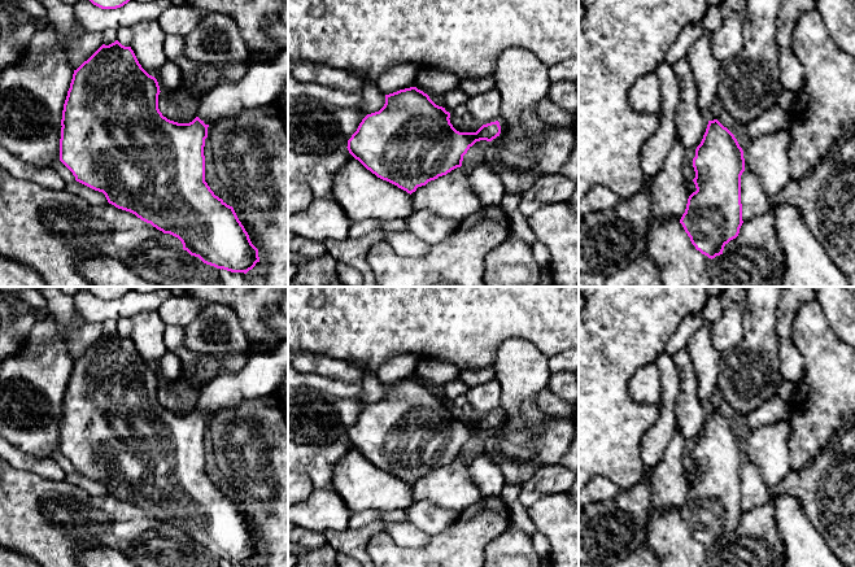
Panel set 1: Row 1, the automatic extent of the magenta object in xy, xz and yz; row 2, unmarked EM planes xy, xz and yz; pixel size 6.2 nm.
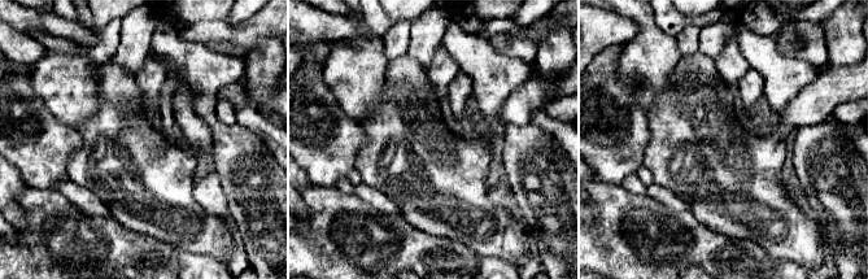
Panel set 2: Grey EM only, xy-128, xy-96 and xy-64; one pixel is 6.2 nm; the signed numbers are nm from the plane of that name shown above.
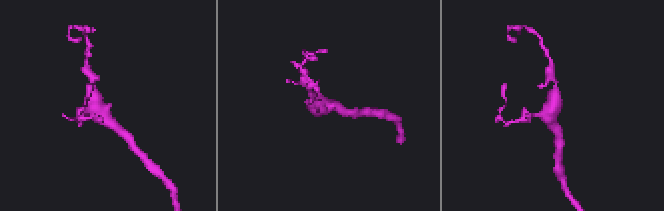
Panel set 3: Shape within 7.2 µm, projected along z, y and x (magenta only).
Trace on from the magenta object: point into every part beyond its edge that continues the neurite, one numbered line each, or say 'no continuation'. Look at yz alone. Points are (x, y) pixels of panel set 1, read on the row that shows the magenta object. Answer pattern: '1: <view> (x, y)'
no continuation

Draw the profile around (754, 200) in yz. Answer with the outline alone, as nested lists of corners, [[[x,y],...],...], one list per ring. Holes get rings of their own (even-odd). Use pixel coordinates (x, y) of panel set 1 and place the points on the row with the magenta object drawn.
[[[746,170],[741,175],[742,221],[751,221],[765,214],[771,208],[760,179]]]

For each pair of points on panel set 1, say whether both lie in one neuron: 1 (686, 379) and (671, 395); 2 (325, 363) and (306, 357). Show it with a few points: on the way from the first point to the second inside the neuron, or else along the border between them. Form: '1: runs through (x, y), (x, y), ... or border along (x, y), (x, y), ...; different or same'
1: border along (672, 356), (680, 383), (676, 415); different
2: runs through (321, 363), (310, 361); same

